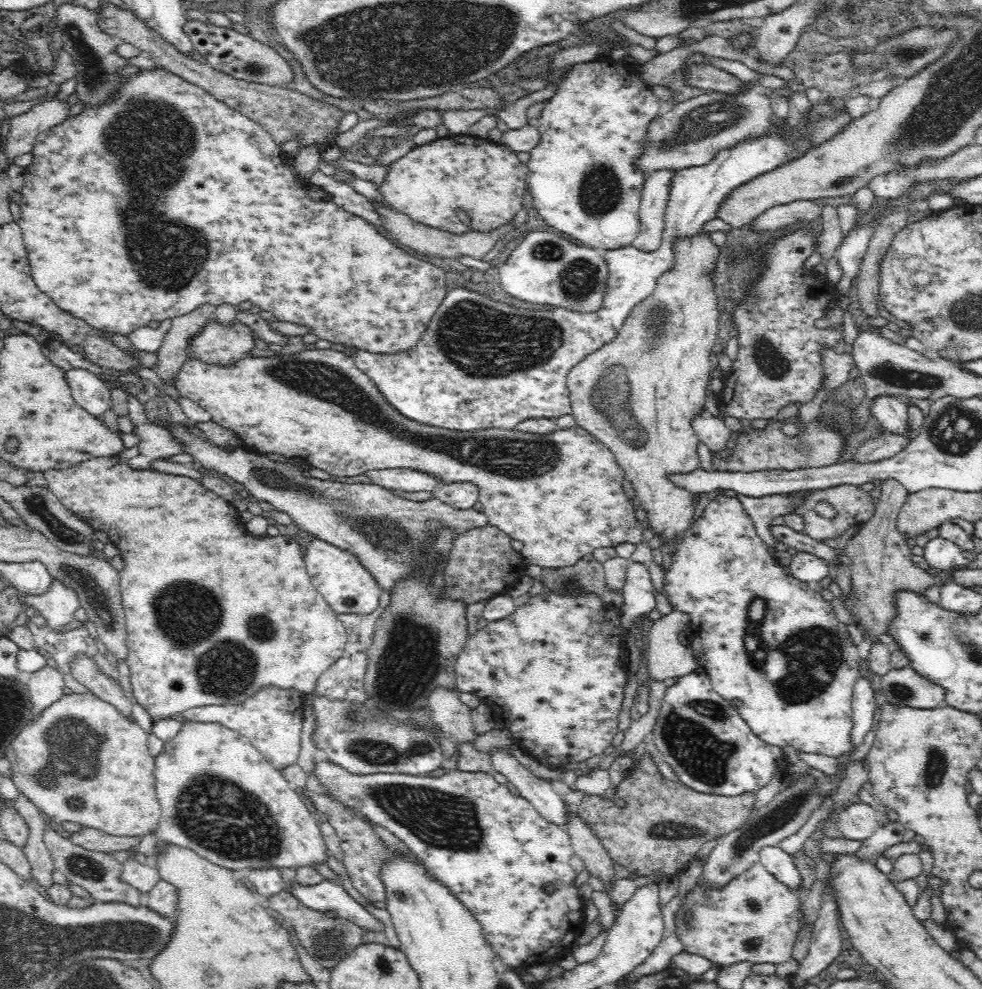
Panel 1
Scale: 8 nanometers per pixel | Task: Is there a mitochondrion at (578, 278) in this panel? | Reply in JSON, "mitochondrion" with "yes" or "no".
{"mitochondrion":"yes"}

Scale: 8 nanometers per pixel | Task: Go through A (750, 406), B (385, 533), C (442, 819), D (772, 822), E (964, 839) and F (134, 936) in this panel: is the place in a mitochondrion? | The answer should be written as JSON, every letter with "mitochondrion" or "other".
{"A":"other","B":"mitochondrion","C":"mitochondrion","D":"other","E":"other","F":"mitochondrion"}

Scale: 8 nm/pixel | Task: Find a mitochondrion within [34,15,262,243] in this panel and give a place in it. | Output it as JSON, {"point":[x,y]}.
{"point":[96,77]}

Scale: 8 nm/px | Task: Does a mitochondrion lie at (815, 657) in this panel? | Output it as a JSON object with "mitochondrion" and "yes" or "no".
{"mitochondrion":"yes"}

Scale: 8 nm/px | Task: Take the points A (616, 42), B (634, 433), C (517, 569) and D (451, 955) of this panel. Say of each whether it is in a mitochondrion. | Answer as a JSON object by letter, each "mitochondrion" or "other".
{"A":"other","B":"mitochondrion","C":"other","D":"other"}

